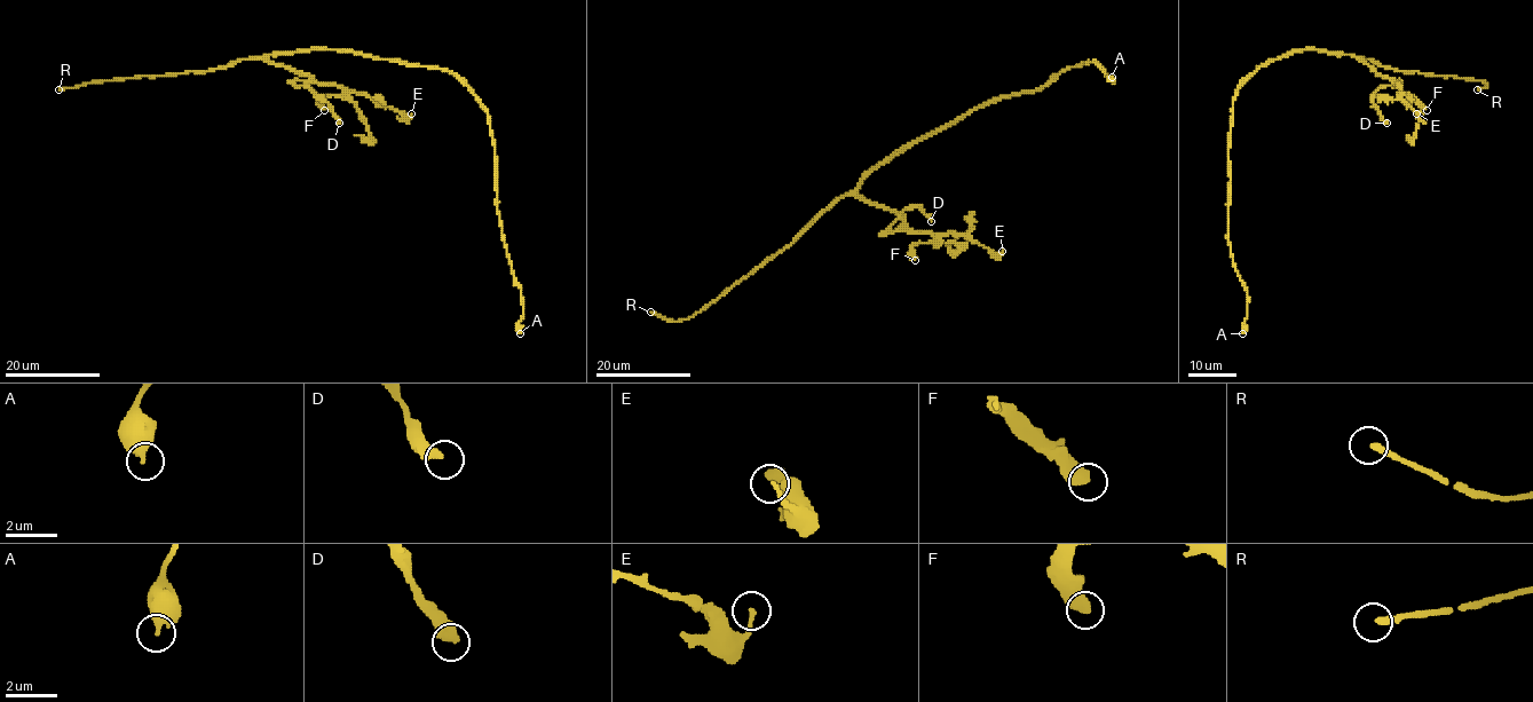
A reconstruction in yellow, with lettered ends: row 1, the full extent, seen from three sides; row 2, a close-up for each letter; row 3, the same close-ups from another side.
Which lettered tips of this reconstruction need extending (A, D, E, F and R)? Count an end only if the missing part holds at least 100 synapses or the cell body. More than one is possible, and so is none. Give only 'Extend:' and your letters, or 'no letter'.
Extend: R

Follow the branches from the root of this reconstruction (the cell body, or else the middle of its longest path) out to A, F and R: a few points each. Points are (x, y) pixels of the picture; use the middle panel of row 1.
A: (959, 119), (1001, 99), (1036, 91), (1064, 70), (1089, 61), (1098, 65), (1113, 81), (1112, 77)
F: (959, 119), (897, 150), (856, 191), (893, 208), (910, 229), (938, 236), (913, 247), (915, 260)
R: (959, 119), (907, 143), (879, 163), (854, 190), (831, 203), (789, 245), (694, 315), (671, 321), (650, 312)

